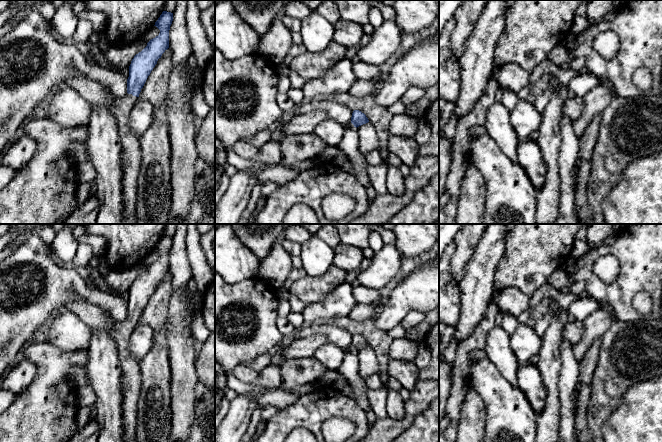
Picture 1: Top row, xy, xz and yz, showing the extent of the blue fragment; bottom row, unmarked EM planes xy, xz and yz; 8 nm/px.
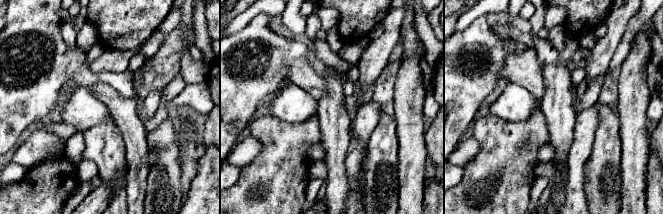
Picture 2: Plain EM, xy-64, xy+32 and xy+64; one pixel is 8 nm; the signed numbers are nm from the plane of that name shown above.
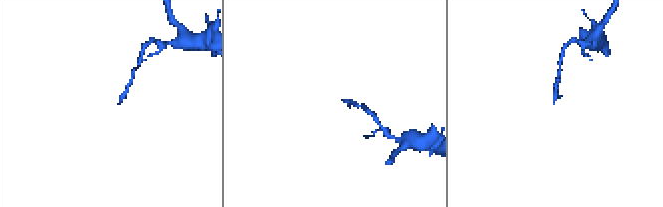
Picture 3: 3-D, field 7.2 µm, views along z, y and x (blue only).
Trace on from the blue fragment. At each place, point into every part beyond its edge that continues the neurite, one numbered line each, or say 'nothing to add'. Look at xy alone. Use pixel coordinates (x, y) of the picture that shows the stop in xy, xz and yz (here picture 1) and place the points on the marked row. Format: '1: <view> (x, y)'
1: xy (121, 107)

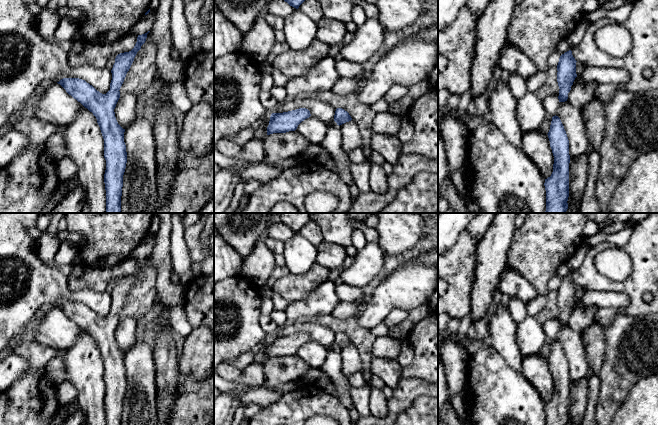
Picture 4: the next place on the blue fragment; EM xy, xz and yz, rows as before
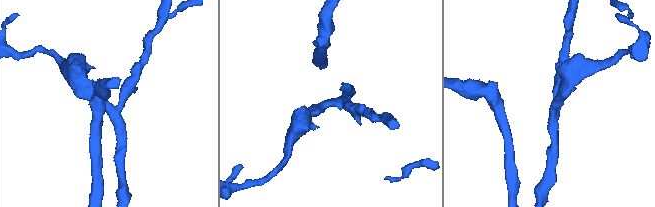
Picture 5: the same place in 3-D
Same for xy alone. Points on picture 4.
nothing to add

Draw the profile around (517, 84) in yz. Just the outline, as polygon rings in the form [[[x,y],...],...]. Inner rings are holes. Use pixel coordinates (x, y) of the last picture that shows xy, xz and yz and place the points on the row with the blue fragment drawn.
[[[510,74],[508,85],[516,100],[519,100],[527,91],[526,80],[519,74]]]

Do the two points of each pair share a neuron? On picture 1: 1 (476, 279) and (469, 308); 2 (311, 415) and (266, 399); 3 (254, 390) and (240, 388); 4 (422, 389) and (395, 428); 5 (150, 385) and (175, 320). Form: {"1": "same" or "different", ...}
{"1": "same", "2": "different", "3": "same", "4": "same", "5": "different"}

